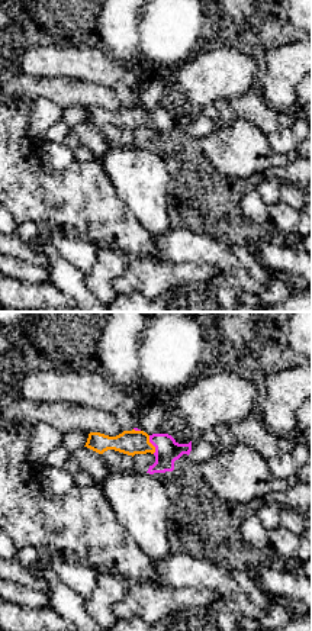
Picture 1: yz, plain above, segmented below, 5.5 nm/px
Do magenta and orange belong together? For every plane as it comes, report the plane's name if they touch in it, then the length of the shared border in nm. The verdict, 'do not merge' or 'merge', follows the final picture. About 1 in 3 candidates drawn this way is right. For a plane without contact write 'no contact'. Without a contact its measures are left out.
contact in yz; length 110 nm

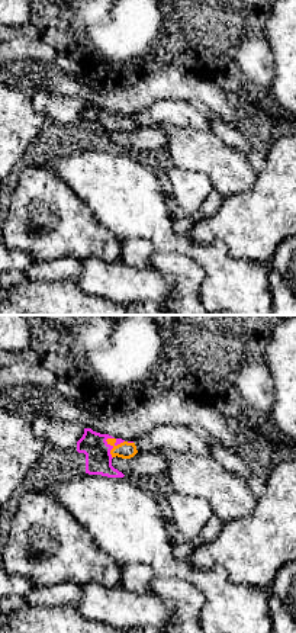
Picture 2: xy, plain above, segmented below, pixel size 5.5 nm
contact in xy; length 120 nm

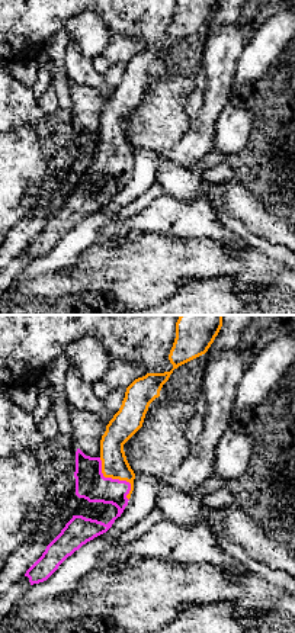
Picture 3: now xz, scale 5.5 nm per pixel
contact in xz; length 280 nm

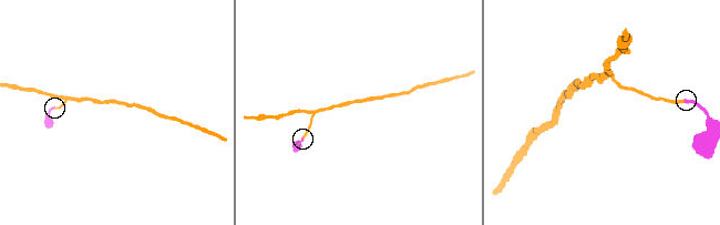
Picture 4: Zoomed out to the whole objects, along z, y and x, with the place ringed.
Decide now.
merge

